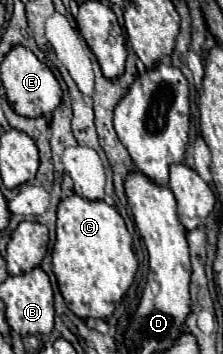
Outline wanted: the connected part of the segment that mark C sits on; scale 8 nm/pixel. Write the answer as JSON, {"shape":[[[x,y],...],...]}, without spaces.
{"shape":[[[79,194],[63,198],[57,206],[57,242],[53,246],[53,272],[59,282],[59,290],[79,318],[101,318],[105,320],[115,310],[113,300],[123,300],[127,288],[133,284],[137,272],[137,258],[133,254],[133,238],[125,228],[121,214],[103,200],[87,200]]]}

